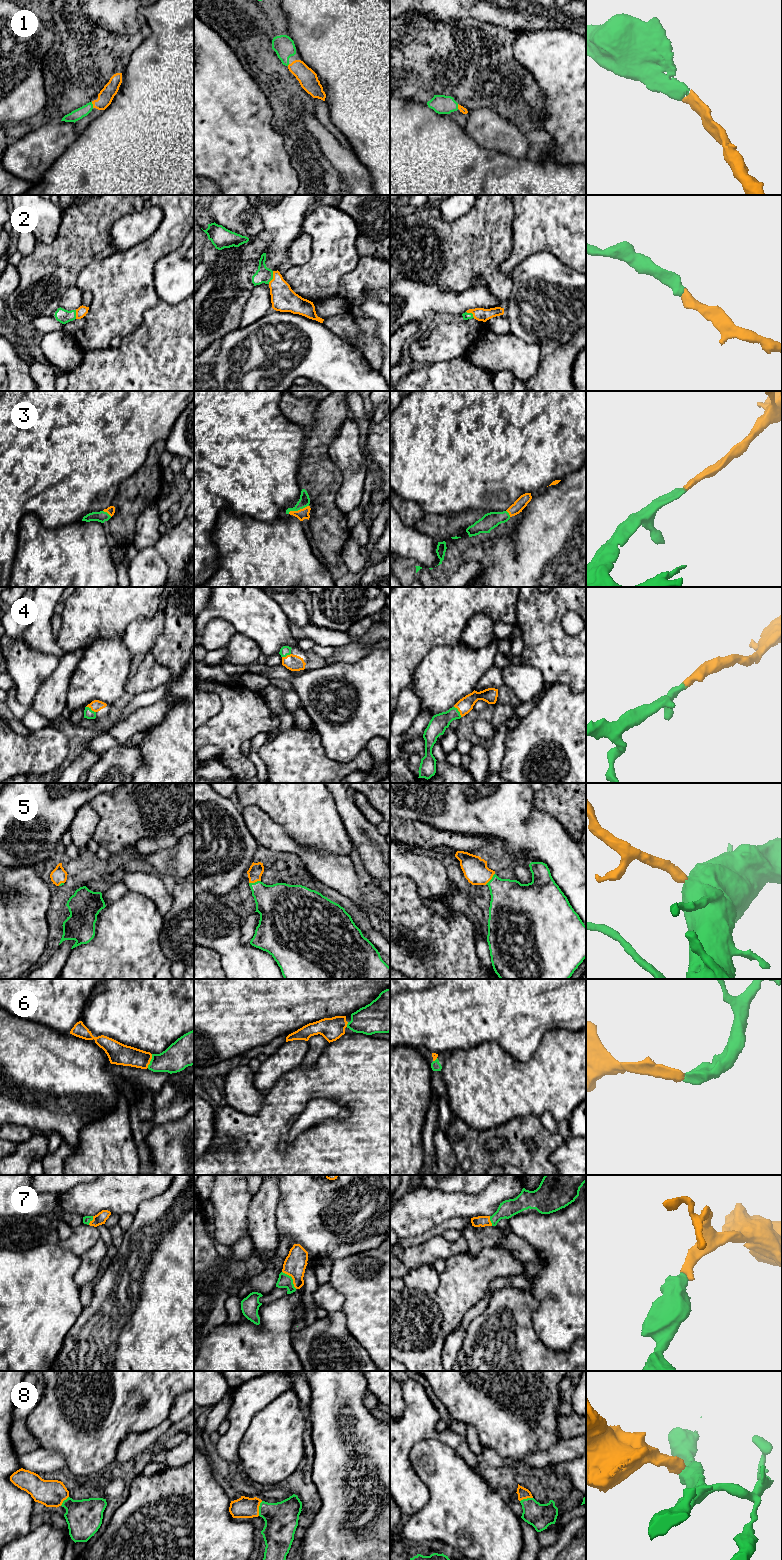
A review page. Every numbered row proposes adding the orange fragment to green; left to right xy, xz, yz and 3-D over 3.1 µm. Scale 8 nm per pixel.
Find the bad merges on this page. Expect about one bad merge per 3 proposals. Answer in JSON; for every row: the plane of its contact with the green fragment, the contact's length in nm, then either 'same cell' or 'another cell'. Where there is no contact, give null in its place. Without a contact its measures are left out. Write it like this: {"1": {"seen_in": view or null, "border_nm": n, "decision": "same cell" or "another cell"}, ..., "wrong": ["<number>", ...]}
{"1": {"seen_in": "xy", "border_nm": 50, "decision": "same cell"}, "2": {"seen_in": "xz", "border_nm": 110, "decision": "same cell"}, "3": {"seen_in": "xz", "border_nm": 180, "decision": "same cell"}, "4": {"seen_in": "yz", "border_nm": 110, "decision": "same cell"}, "5": {"seen_in": "xz", "border_nm": 100, "decision": "same cell"}, "6": {"seen_in": "xy", "border_nm": 120, "decision": "same cell"}, "7": {"seen_in": "xz", "border_nm": 180, "decision": "same cell"}, "8": {"seen_in": "xz", "border_nm": 120, "decision": "same cell"}, "wrong": []}

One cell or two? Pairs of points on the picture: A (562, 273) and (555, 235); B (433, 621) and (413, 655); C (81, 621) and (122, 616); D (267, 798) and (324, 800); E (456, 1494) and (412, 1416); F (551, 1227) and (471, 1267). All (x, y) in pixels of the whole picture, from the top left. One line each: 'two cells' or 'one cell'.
A: two cells
B: one cell
C: one cell
D: one cell
E: two cells
F: two cells

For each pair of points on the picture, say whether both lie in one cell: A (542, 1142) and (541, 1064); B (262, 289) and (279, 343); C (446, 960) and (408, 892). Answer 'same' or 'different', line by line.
A: different
B: different
C: same

